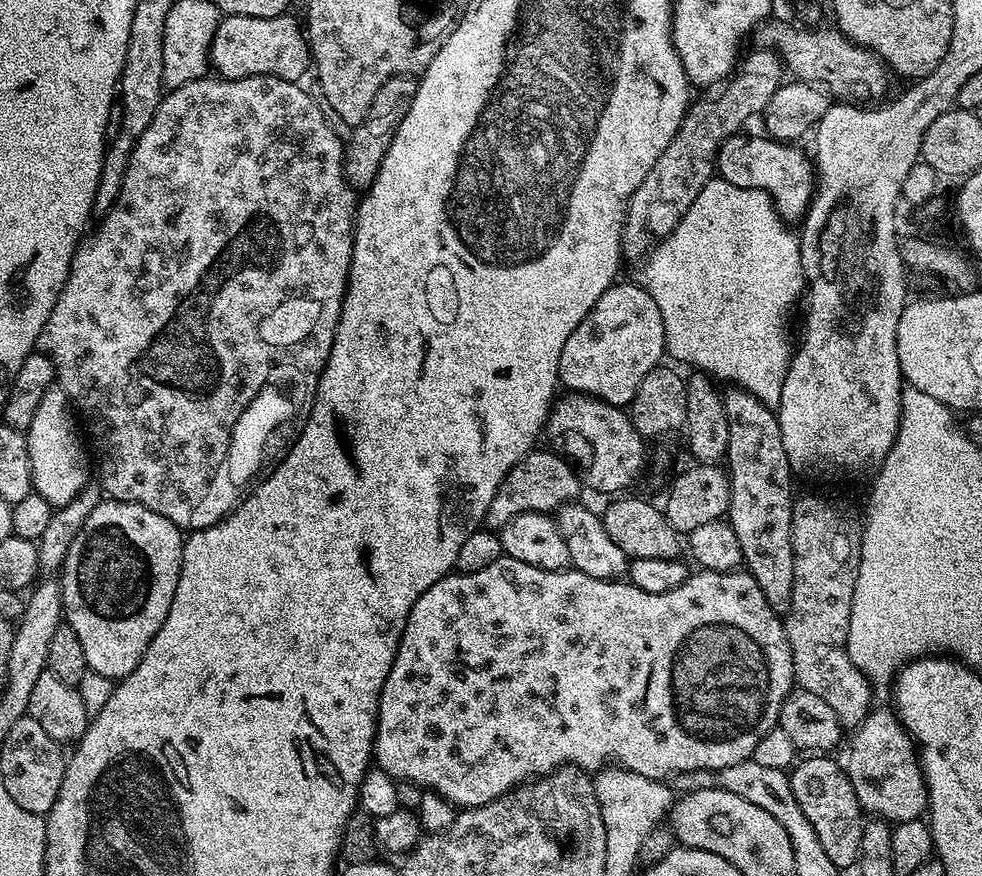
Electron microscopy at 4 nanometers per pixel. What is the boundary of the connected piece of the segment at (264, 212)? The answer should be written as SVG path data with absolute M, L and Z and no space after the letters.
M209 74L203 76L200 80L186 82L186 86L178 86L177 88L171 89L171 91L165 95L163 102L158 106L158 110L154 114L150 126L146 126L142 138L138 138L138 142L130 154L130 166L126 166L126 178L122 182L121 193L118 194L116 204L113 205L111 210L109 210L99 223L97 223L100 225L98 225L96 229L93 227L91 231L85 235L84 239L80 242L80 247L76 249L76 253L72 259L72 265L68 271L68 277L62 286L62 290L58 294L58 302L54 302L54 310L50 310L50 318L46 318L46 326L42 326L42 334L38 341L39 351L43 352L45 356L48 356L52 365L55 366L58 386L66 393L69 400L72 401L75 411L82 417L82 424L86 429L86 436L90 444L90 439L92 439L93 445L91 444L91 447L94 449L95 459L96 456L100 459L99 487L103 489L111 499L141 504L142 506L146 506L146 510L154 510L154 514L162 514L162 518L174 522L177 528L181 530L209 528L211 524L219 524L220 521L223 520L224 517L229 516L238 505L243 504L246 497L248 497L261 482L258 478L245 478L244 482L236 482L236 480L232 478L232 474L230 474L232 438L236 436L236 431L238 431L238 422L232 422L232 418L230 418L230 416L234 416L234 414L230 414L230 412L234 412L234 410L224 408L224 404L226 404L224 400L226 400L226 398L224 398L224 394L220 394L220 374L228 370L228 374L232 376L232 364L236 364L240 356L252 354L252 352L240 352L240 350L248 350L248 348L250 348L250 350L252 350L252 348L256 350L256 348L266 348L266 346L270 346L270 348L274 348L274 350L284 350L284 354L290 354L288 356L288 362L295 362L295 360L298 359L297 347L299 344L306 343L307 340L319 330L320 324L332 326L340 319L340 311L342 310L342 302L344 301L344 291L348 285L348 271L350 270L350 262L352 261L352 241L354 239L354 229L356 227L358 196L344 177L344 144L342 143L342 136L340 140L339 134L332 129L333 121L326 115L325 109L318 103L317 97L315 95L312 97L306 89L299 88L300 86L301 85L297 83L297 81L283 80L277 76L251 76L250 78L225 80Z

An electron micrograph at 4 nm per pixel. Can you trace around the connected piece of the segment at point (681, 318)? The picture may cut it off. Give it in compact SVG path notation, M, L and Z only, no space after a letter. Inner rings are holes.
M719 178L706 182L702 194L694 198L678 226L645 257L638 280L661 311L665 351L670 356L693 364L693 369L705 374L714 374L717 381L728 380L724 382L745 388L767 408L775 409L780 403L788 363L794 355L793 345L788 345L784 319L796 299L799 296L801 299L806 281L799 235L788 229L791 227L771 206L748 212L748 204L768 203L767 194L757 188L734 186ZM720 303L724 303L724 324L712 324L715 304Z

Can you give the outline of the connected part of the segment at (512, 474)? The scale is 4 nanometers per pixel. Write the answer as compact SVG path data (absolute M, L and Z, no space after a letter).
M533 450L525 454L519 462L506 474L502 486L498 486L498 494L494 494L494 502L490 502L486 524L489 529L499 530L506 526L518 514L527 512L555 513L564 507L581 499L582 485L580 475L575 468L551 450Z

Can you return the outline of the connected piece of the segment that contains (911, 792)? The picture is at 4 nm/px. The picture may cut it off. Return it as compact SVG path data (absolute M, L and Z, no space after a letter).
M873 707L851 733L846 771L861 809L893 825L919 820L928 810L928 787L920 768L918 745L891 707Z

